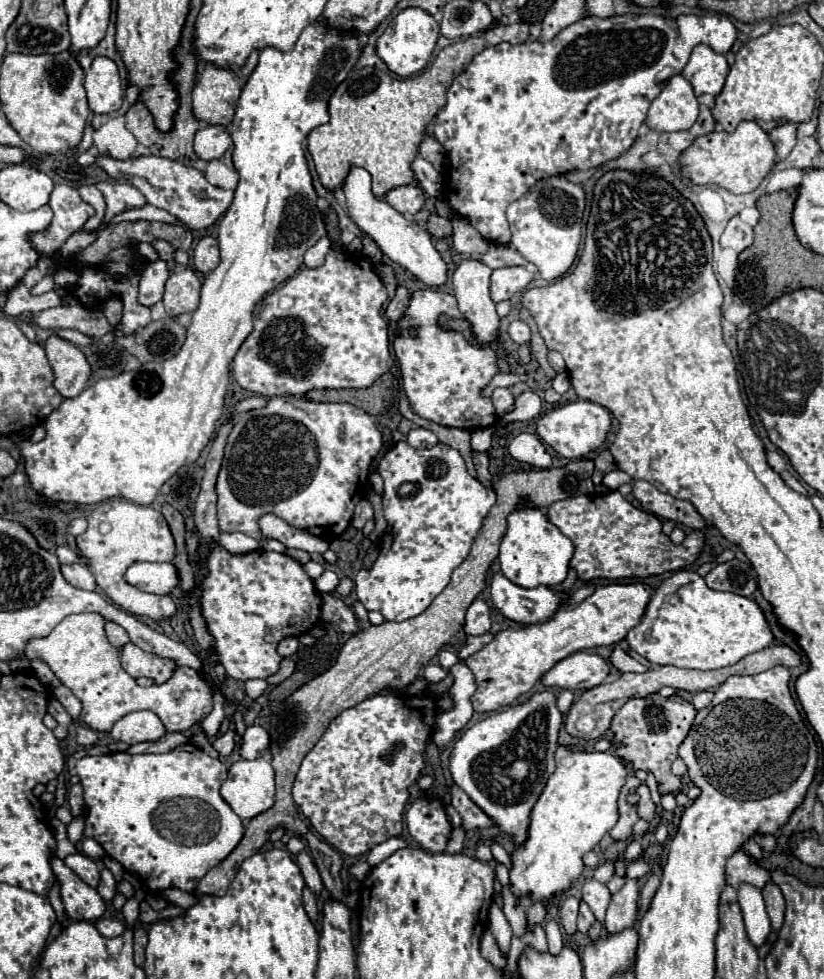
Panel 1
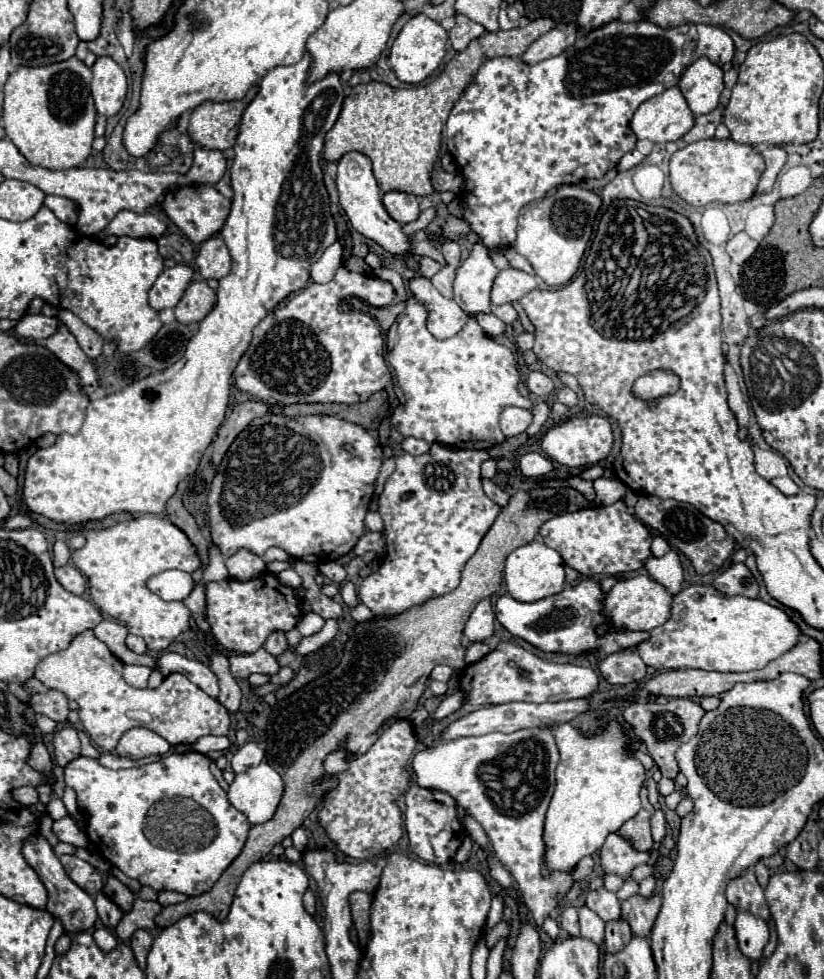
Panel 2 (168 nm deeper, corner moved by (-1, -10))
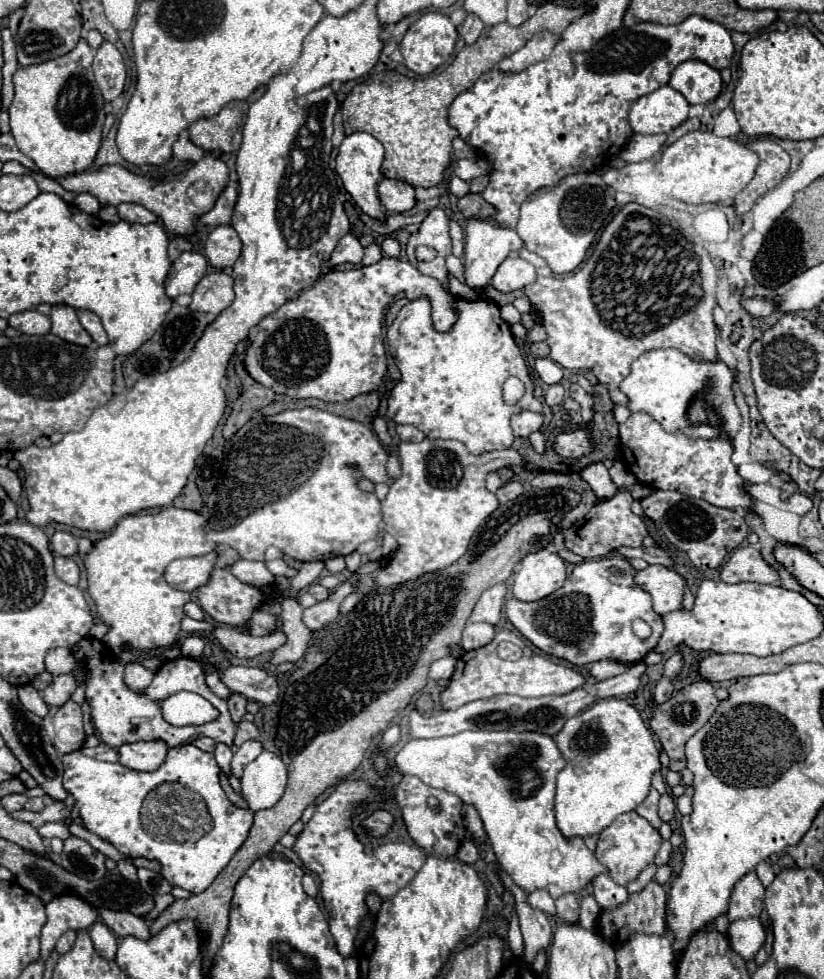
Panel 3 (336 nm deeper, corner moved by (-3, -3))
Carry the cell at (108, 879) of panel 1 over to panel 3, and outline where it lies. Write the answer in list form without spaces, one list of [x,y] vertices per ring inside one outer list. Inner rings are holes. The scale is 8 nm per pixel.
[[[102,909],[100,917],[118,937],[128,937],[128,935],[138,937],[138,939],[150,939],[152,937],[148,923],[142,917],[132,915],[130,911]]]

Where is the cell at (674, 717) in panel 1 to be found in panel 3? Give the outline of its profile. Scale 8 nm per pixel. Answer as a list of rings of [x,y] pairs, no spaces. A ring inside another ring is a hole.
[[[698,681],[694,685],[688,685],[686,689],[678,691],[672,699],[658,705],[652,701],[652,717],[650,717],[650,729],[658,737],[662,749],[670,757],[670,769],[682,771],[686,767],[686,755],[684,755],[684,743],[708,721],[712,711],[716,711],[718,699],[714,697],[714,689],[708,681]]]

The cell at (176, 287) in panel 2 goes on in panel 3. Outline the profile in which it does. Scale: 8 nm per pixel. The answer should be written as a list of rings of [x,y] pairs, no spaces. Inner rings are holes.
[[[186,251],[182,253],[170,267],[168,277],[164,281],[164,291],[170,299],[176,299],[178,295],[184,293],[192,293],[196,283],[204,277],[206,273],[206,257],[202,257],[200,253],[194,251]]]

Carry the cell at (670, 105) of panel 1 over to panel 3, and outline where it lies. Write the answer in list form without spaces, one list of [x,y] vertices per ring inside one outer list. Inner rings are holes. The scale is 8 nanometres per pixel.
[[[664,85],[630,107],[630,125],[634,133],[670,133],[688,119],[690,103],[670,85]]]

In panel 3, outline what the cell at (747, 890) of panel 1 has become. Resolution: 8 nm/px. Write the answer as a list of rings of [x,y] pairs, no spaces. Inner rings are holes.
[[[748,917],[748,919],[734,921],[728,927],[728,937],[732,939],[732,949],[740,957],[752,959],[758,953],[758,949],[764,945],[766,931],[758,917]]]

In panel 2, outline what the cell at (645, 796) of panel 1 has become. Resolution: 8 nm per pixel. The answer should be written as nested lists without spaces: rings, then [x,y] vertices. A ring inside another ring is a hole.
[[[656,810],[652,816],[652,836],[654,836],[654,842],[662,842],[666,836],[666,818],[662,810]]]

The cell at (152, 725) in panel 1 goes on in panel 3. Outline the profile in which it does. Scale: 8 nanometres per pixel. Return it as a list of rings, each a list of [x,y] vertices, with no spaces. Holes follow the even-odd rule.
[[[162,739],[154,741],[136,741],[136,743],[126,743],[118,749],[120,763],[126,767],[132,767],[136,771],[154,771],[164,763],[166,759],[168,745]]]

